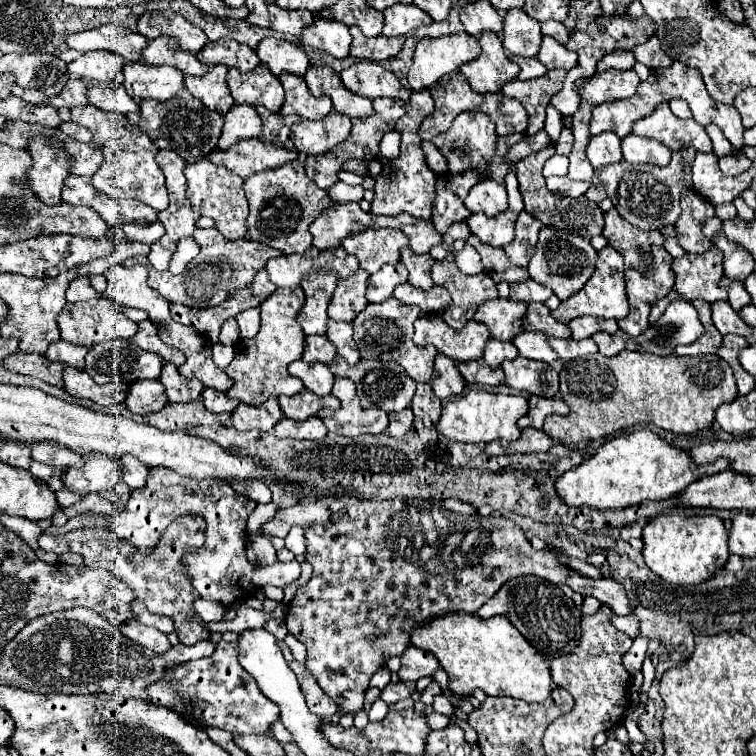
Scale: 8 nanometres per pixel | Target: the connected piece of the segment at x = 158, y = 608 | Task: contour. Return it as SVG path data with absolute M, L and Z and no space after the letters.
M183 515L175 519L163 537L159 539L159 545L143 557L129 541L117 537L113 529L77 529L69 531L65 535L41 535L39 537L39 547L51 553L79 553L83 557L83 563L89 569L105 569L119 577L123 583L127 583L133 591L135 597L145 603L145 607L151 613L157 615L167 615L175 623L175 633L179 635L179 641L183 645L195 645L197 641L203 641L209 637L209 629L205 627L205 621L195 613L193 603L199 599L197 589L191 585L189 577L181 569L181 557L189 549L197 549L205 543L205 521L199 515Z

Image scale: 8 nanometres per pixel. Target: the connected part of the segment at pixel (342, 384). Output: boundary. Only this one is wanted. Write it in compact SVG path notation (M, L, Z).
M335 377L333 391L339 401L339 409L321 409L317 417L323 419L325 427L337 435L357 437L365 433L383 433L389 425L389 417L385 411L365 411L359 405L359 397L355 393L355 385L351 379Z

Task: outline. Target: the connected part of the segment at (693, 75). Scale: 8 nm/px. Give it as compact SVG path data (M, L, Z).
M675 61L671 67L659 67L659 69L651 69L651 75L647 81L643 81L637 89L637 93L629 99L619 99L619 101L605 101L601 105L597 105L591 113L591 135L597 135L601 131L613 131L615 135L619 137L625 137L631 133L631 127L637 119L643 119L647 115L651 115L655 111L655 107L659 103L665 103L665 101L671 101L671 99L683 99L689 103L689 109L693 111L693 119L701 125L709 125L709 123L715 123L719 125L719 129L725 133L727 141L735 147L735 149L741 149L743 147L743 123L741 123L741 117L739 117L739 111L733 107L733 105L721 105L721 103L715 103L707 89L705 89L705 83L703 83L703 77L699 73L699 69L695 67L689 67L689 65L681 65L679 61Z

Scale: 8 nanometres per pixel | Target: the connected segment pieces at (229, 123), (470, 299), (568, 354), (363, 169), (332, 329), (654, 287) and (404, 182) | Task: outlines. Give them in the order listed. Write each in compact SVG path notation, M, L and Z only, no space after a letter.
M233 105L233 109L225 115L225 125L223 133L219 137L219 149L229 149L241 139L247 137L259 137L261 129L259 113L255 111L253 105Z
M455 241L453 247L451 247L451 253L449 257L445 257L443 261L435 261L433 269L431 269L431 277L433 277L433 283L445 287L451 297L453 297L453 303L443 311L443 319L449 327L453 329L463 329L467 321L473 319L477 307L489 299L497 299L497 287L495 287L495 281L491 277L487 277L487 273L479 273L479 275L465 275L459 271L457 263L455 263L455 253L459 253L463 249L465 241Z
M549 337L549 345L557 351L557 355L563 361L577 359L577 357L583 357L583 355L589 355L589 353L597 353L597 345L595 345L593 339L575 341L575 339L555 339L555 337Z
M351 159L343 164L343 170L357 175L369 175L367 169L367 161L359 161L359 159Z
M327 321L327 337L333 341L333 345L337 347L337 353L349 363L355 365L361 355L359 349L353 341L353 329L349 323L337 323L337 321Z
M609 209L605 213L605 229L603 235L607 237L609 245L619 251L625 259L625 287L627 287L627 295L629 295L629 315L627 319L619 321L619 327L623 331L627 331L631 337L641 335L647 327L649 327L649 311L651 305L665 297L675 283L675 273L671 269L673 257L663 249L663 237L659 231L641 231L637 227L633 227L631 223L623 221L623 217L619 217L617 209Z
M409 116L406 127L402 130L395 130L401 133L401 153L397 159L383 161L380 156L367 157L367 161L379 161L381 163L381 173L375 177L375 199L371 203L371 211L375 215L399 215L399 213L409 213L417 219L429 219L431 209L433 209L433 197L435 197L435 183L437 183L437 173L429 169L423 149L421 149L421 139L418 136L419 123L413 122Z

